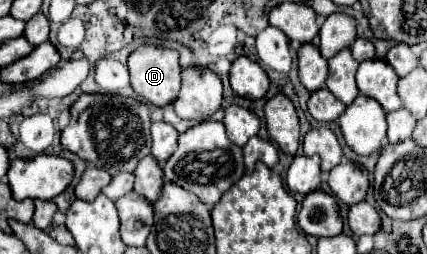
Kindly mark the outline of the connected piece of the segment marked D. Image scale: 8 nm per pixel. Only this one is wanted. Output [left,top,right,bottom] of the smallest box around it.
[128,43,182,107]

